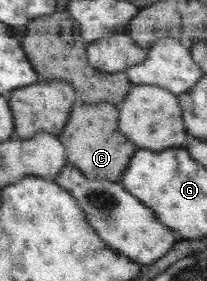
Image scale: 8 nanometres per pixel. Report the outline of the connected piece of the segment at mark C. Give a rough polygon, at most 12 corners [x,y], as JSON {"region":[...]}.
{"region":[[74,103],[57,136],[68,163],[120,183],[138,147],[117,106]]}

